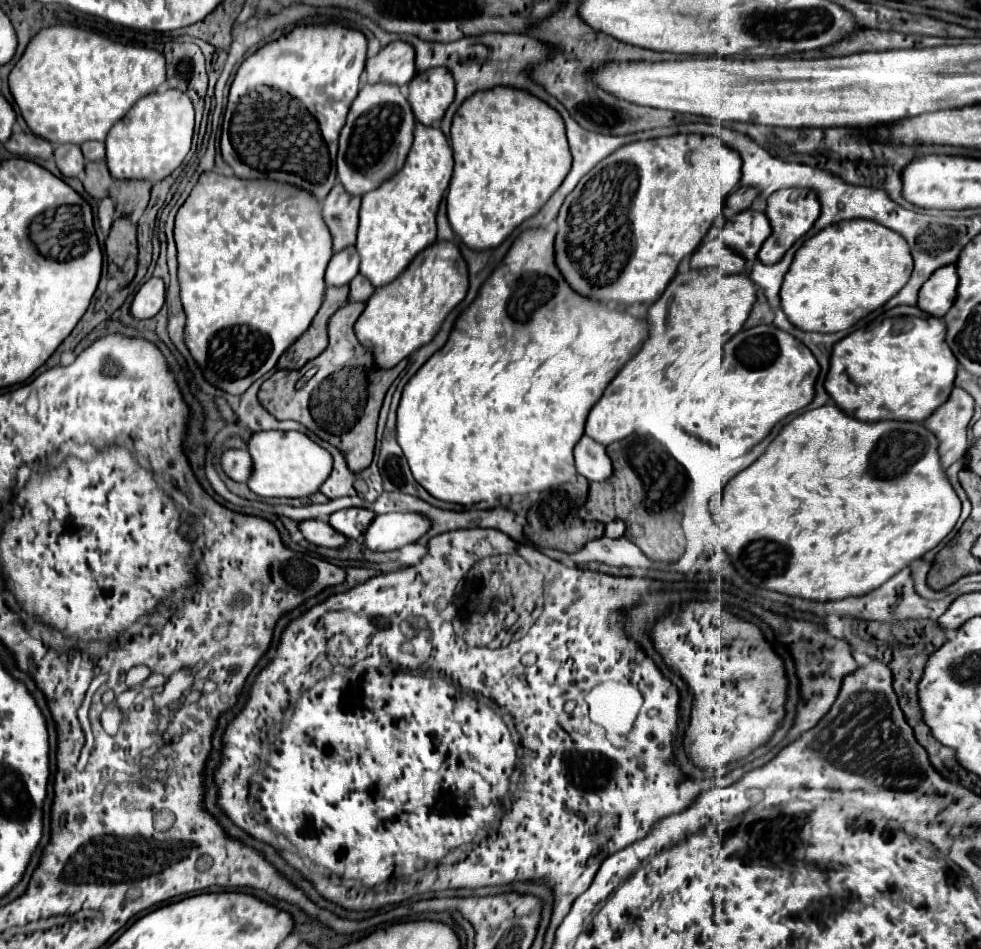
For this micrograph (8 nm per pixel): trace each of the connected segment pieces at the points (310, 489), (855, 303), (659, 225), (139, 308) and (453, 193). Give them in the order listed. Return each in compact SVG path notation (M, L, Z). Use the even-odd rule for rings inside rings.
M260 431L248 441L254 461L248 487L260 497L310 497L332 473L332 455L300 431Z
M870 219L828 225L796 251L780 291L782 311L802 331L836 333L882 307L910 279L912 255L906 239Z
M672 135L622 145L590 169L566 197L556 219L556 265L580 295L604 303L654 303L676 275L680 261L696 251L740 177L740 155L714 135Z
M150 277L136 293L134 301L132 301L132 315L136 319L148 319L154 317L162 305L164 305L164 295L166 295L166 287L164 281L160 277Z
M492 87L470 95L456 111L450 143L454 151L454 175L446 197L448 219L458 239L478 251L498 247L524 219L538 213L560 187L572 163L560 113L542 99L516 87Z

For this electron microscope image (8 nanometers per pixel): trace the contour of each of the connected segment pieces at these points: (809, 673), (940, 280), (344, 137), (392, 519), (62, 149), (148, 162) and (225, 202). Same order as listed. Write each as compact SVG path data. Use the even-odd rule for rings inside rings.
M750 603L750 607L752 607L750 611L754 611L756 615L760 615L774 629L774 635L778 639L782 639L784 643L788 643L790 653L796 659L796 671L798 671L798 679L800 679L802 687L800 687L798 713L796 713L792 729L786 735L788 737L786 743L792 743L804 731L812 729L830 711L832 703L838 697L842 677L846 673L852 673L854 669L858 669L858 663L850 655L850 645L844 639L832 637L824 625L818 625L818 623L812 623L812 621L804 621L804 619L776 615L776 613L770 613L770 611L762 609L760 605L752 605L752 603Z
M946 265L938 269L922 287L918 295L918 307L928 311L930 315L944 317L956 299L958 287L958 273L956 265Z
M364 85L354 99L346 125L340 133L340 151L338 151L338 181L352 195L364 195L376 189L382 181L394 175L398 147L402 155L408 153L412 145L412 131L416 119L412 117L412 107L400 91L398 85Z
M386 513L376 517L364 533L366 547L372 551L394 551L416 543L432 523L420 513Z
M58 145L54 149L54 159L62 175L80 177L84 171L84 157L78 145Z
M164 89L158 93L150 93L148 97L142 97L136 101L136 105L124 115L124 121L118 121L112 127L112 133L106 137L106 163L110 173L116 179L150 179L150 181L160 181L168 177L186 157L190 151L192 143L192 133L194 133L194 107L184 93L178 89Z
M206 171L198 177L198 183L194 185L190 197L184 201L184 205L176 213L176 225L174 225L174 239L178 247L178 279L180 279L180 297L186 311L186 345L196 359L196 363L202 367L204 377L216 385L218 389L224 389L226 393L240 395L244 393L256 379L260 379L264 373L268 373L280 355L308 329L314 315L318 313L322 301L324 301L324 271L332 257L332 235L328 233L328 227L324 225L324 217L320 217L320 201L312 197L310 193L304 193L304 189L296 189L296 185L284 185L280 181L244 181L240 177L224 177L212 171Z

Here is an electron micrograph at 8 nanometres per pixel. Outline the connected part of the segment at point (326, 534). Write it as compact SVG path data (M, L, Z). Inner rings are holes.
M308 519L300 523L300 531L304 533L304 537L320 547L330 547L330 549L338 549L346 545L346 537L342 533L336 533L328 521L320 521L320 519Z

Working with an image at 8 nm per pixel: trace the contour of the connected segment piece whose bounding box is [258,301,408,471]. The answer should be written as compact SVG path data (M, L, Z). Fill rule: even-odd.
M348 301L344 307L340 307L330 319L328 349L316 359L308 361L302 369L276 371L260 385L258 391L258 399L268 413L272 413L280 421L292 419L312 429L320 439L326 439L344 453L352 471L360 471L370 465L374 455L376 421L382 407L382 399L392 381L408 363L408 359L404 359L392 369L376 367L372 353L368 353L354 335L354 323L364 311L364 307L366 305L358 301ZM312 367L318 369L316 375L306 381L302 389L296 389L296 381L300 381L304 373Z

